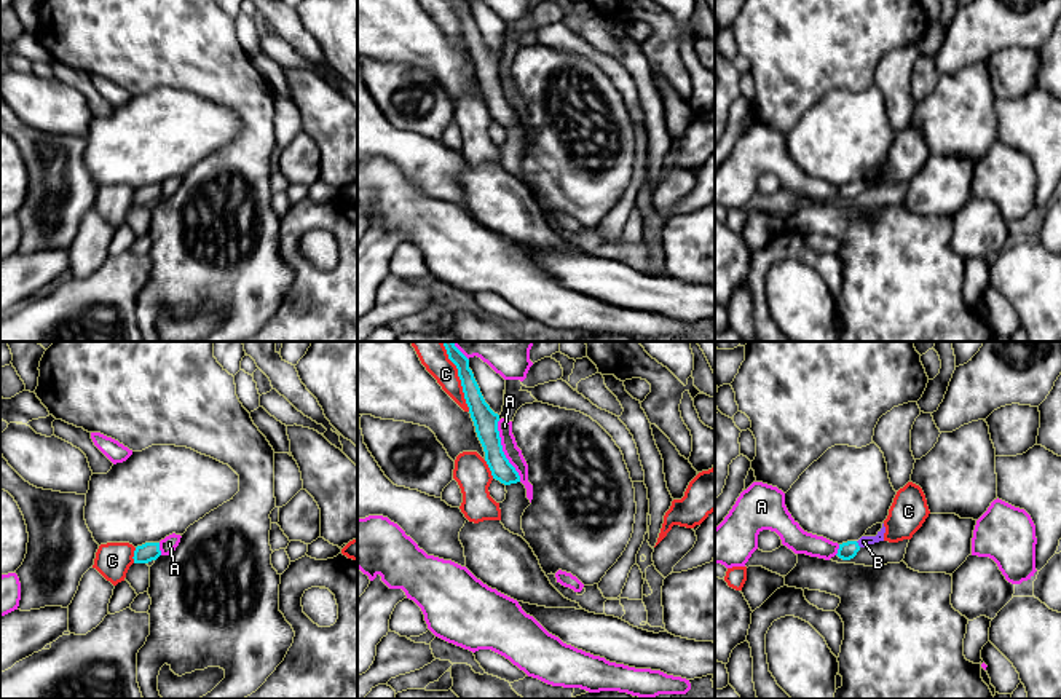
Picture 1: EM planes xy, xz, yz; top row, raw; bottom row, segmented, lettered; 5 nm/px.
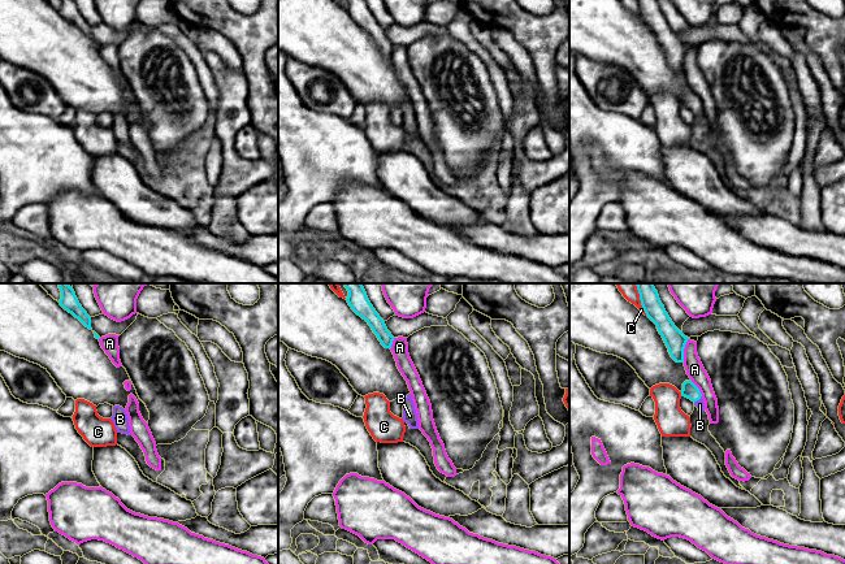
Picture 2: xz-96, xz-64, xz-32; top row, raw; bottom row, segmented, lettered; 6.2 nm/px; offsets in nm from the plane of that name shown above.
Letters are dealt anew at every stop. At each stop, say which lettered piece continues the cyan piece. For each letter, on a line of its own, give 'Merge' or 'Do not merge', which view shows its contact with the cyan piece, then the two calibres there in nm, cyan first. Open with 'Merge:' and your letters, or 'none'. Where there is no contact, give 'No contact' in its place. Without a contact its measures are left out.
Merge: B
A: Do not merge. Touches cyan in xz. Thickness 120 nm (cyan) against 80 nm
B: Merge. Touches cyan in yz. Thickness 90 nm (cyan) against 50 nm
C: Do not merge. Touches cyan in xz. Thickness 120 nm (cyan) against 120 nm

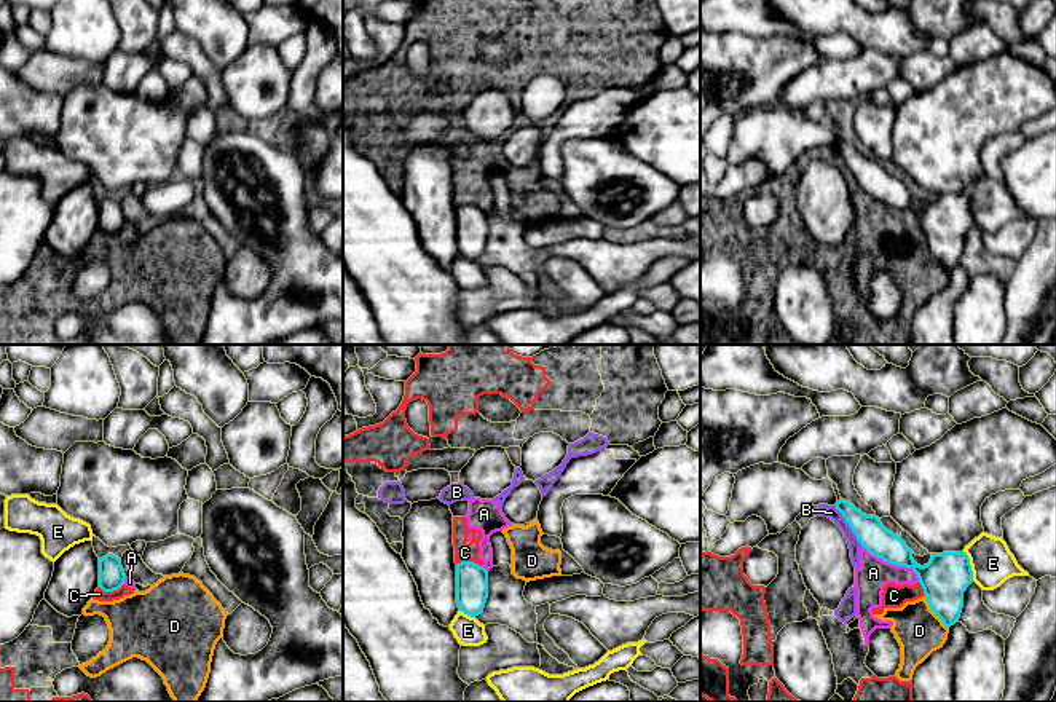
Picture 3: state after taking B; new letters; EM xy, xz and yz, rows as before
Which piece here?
Merge: none
A: Do not merge. Touches cyan in yz. Thickness 190 nm (cyan) against 160 nm
B: Do not merge. Touches cyan in yz. Thickness 150 nm (cyan) against 70 nm
C: Do not merge. Touches cyan in xy. Thickness 130 nm (cyan) against 60 nm
D: Do not merge. Touches cyan in yz. Thickness 240 nm (cyan) against 240 nm
E: Do not merge. Touches cyan in yz. Thickness 240 nm (cyan) against 220 nm

